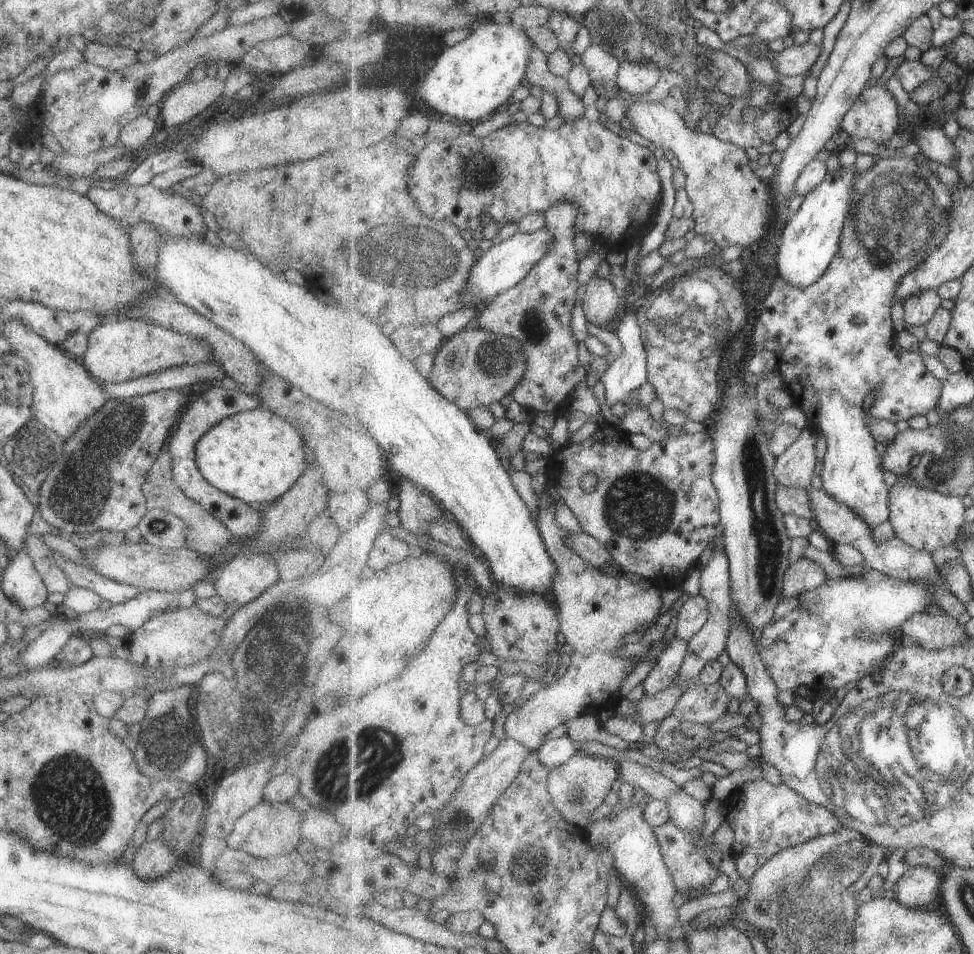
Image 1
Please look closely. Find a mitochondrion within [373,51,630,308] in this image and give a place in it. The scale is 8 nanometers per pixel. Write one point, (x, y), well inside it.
(481, 172)

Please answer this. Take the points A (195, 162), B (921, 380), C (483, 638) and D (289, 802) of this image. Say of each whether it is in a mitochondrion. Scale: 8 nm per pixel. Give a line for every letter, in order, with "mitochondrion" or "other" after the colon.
A: other
B: other
C: other
D: other

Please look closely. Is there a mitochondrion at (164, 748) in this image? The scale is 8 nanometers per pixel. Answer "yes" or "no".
yes

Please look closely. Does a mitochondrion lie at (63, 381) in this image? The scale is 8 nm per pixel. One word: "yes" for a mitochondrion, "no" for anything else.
no

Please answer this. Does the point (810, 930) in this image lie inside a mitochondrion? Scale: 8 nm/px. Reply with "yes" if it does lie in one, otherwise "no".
yes

